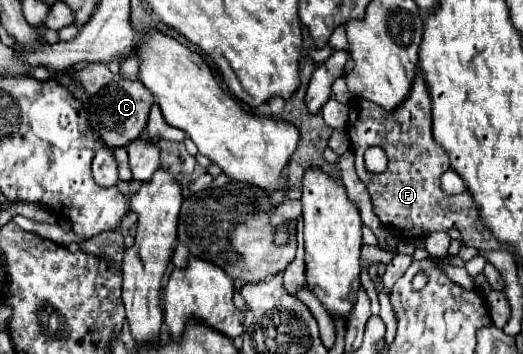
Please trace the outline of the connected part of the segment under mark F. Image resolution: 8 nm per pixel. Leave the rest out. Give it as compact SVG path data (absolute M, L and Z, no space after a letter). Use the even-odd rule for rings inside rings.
M417 70L407 98L395 110L383 110L381 106L361 98L351 100L347 134L355 152L355 170L373 198L375 214L385 226L401 228L407 238L425 238L435 230L449 230L455 226L465 246L473 246L477 250L501 248L497 238L493 238L493 234L489 234L489 230L481 224L477 206L467 192L461 196L445 196L441 192L439 178L447 170L447 154L433 140L431 98L429 88L421 78L421 70ZM371 146L383 148L389 158L387 170L381 174L371 174L365 168L363 152Z

